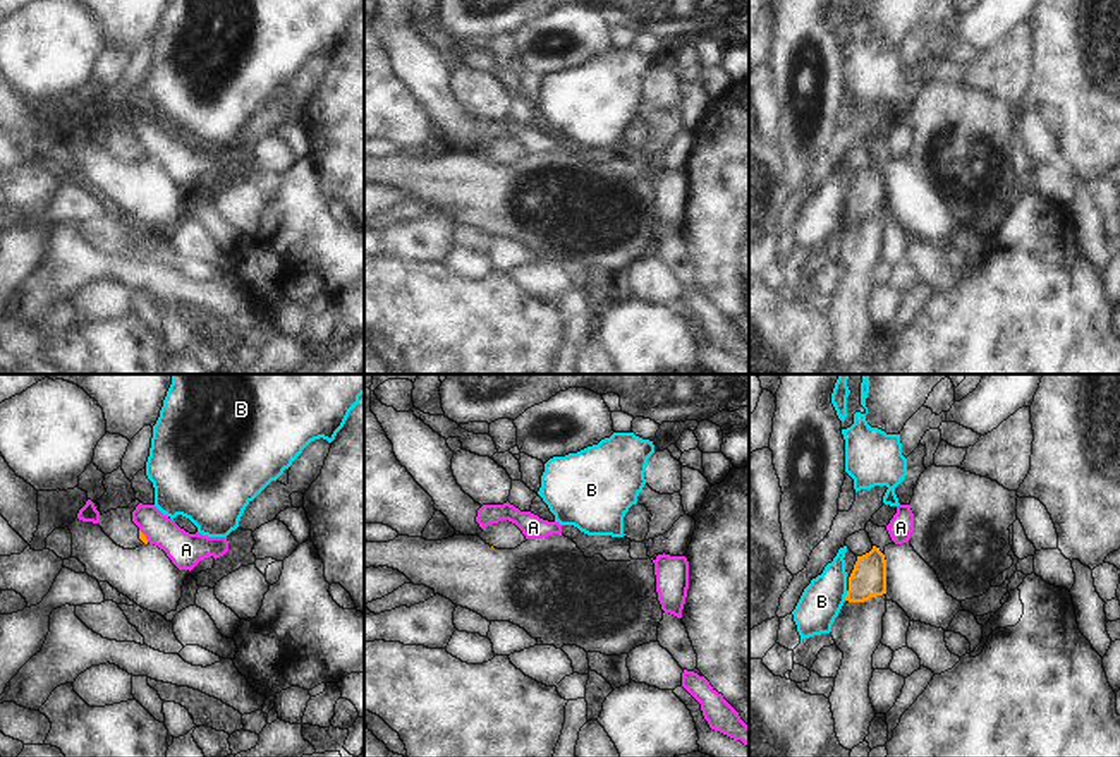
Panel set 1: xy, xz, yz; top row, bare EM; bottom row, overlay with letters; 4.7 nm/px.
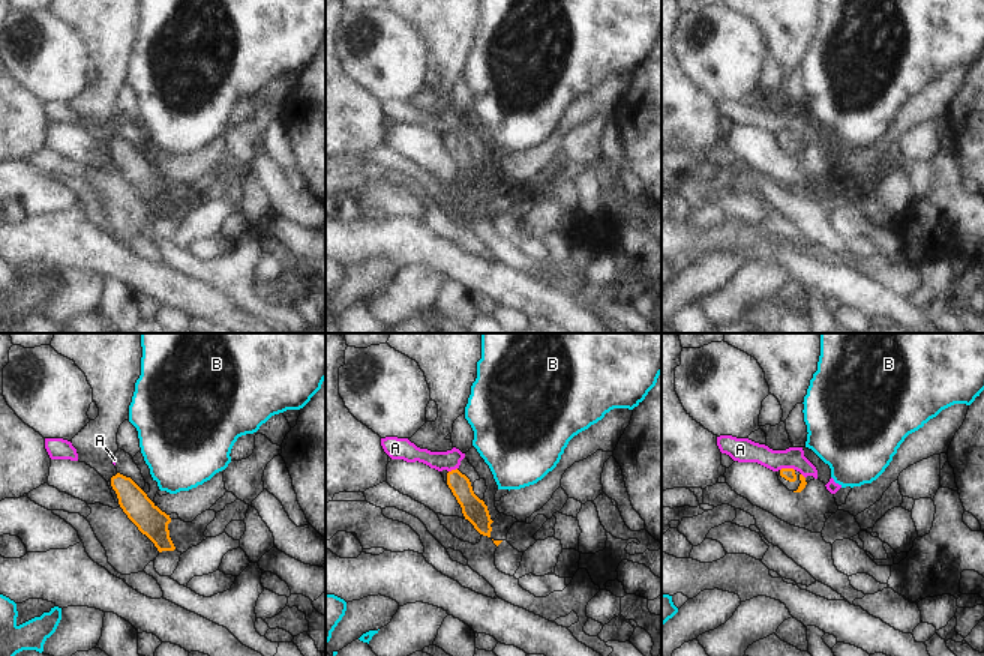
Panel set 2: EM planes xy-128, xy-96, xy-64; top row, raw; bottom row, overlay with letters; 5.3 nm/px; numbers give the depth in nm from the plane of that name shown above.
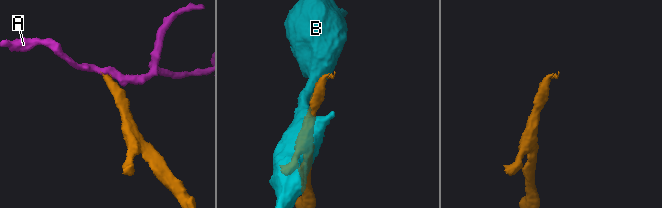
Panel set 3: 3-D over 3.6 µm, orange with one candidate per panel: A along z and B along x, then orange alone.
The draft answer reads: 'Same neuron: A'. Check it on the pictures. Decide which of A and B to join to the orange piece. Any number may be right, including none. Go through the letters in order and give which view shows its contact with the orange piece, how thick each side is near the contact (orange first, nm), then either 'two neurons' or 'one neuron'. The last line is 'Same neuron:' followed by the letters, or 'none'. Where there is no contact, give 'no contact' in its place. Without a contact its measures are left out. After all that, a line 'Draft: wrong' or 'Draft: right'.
A: xy | 30/160 nm | two neurons
B: yz | 170/190 nm | two neurons
Same neuron: none
Draft: wrong

